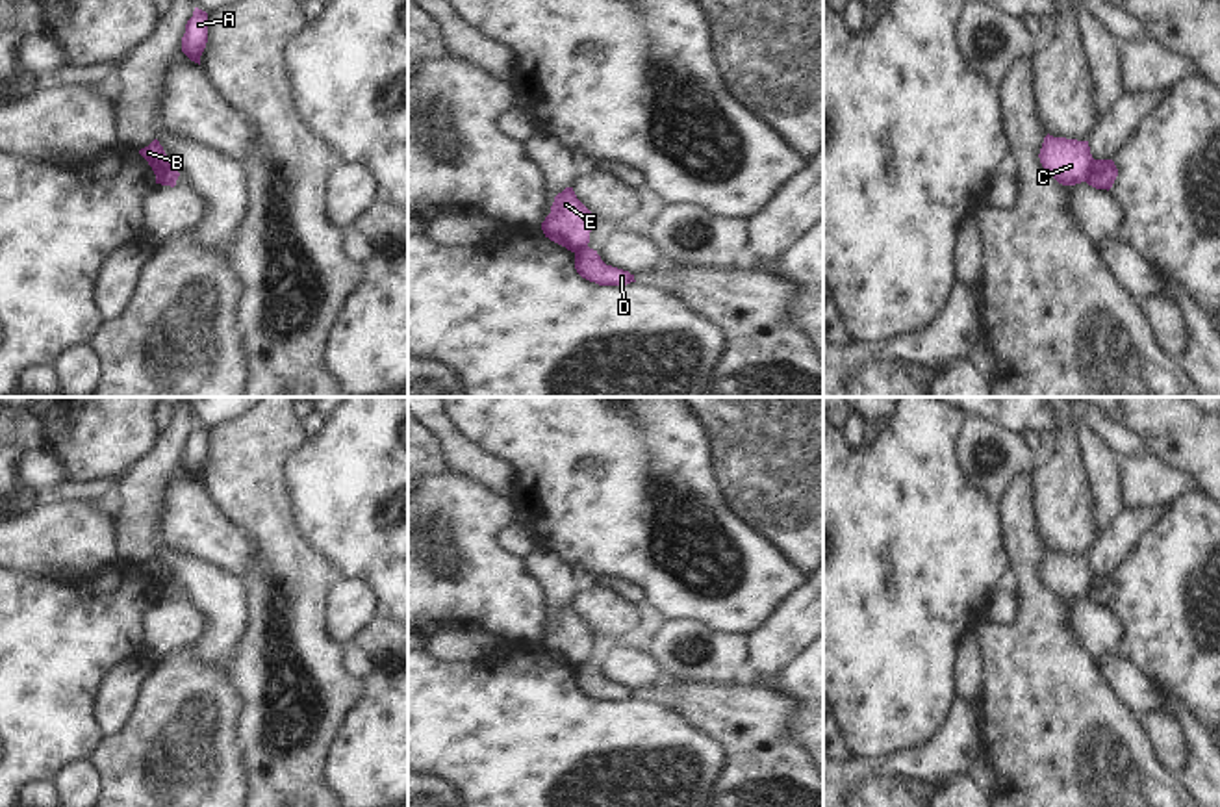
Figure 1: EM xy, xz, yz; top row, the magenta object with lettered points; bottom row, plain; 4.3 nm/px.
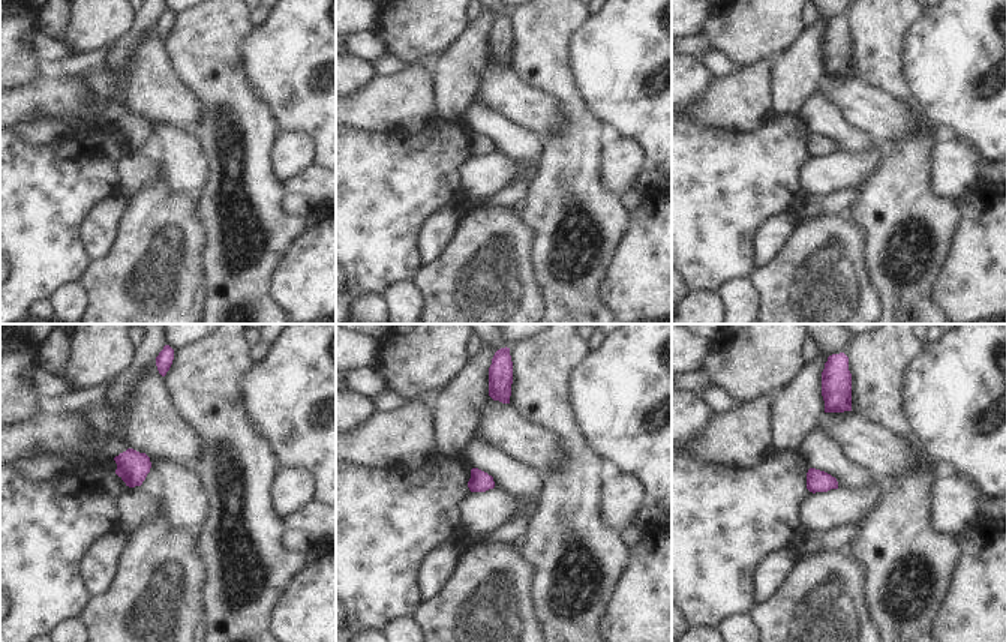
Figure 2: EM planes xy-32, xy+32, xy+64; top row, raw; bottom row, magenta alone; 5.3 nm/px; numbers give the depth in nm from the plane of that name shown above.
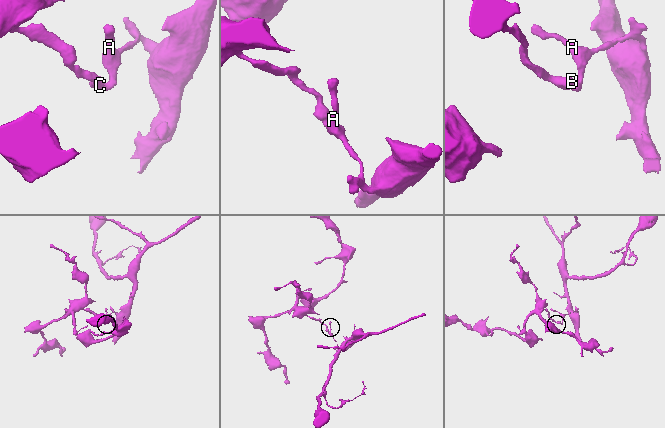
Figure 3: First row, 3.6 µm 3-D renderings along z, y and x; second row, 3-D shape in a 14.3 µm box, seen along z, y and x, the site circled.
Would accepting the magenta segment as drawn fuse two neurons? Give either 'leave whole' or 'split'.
split

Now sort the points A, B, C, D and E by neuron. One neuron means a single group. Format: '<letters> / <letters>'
A D / B C E

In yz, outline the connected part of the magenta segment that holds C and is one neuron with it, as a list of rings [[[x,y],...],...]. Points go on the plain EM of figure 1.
[[[1046,551],[1040,579],[1062,601],[1087,597],[1094,573],[1088,557]]]

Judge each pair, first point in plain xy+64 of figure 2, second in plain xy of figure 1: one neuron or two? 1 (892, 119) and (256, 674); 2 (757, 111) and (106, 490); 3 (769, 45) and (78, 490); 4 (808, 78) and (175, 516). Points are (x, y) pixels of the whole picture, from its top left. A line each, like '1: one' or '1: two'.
1: two
2: two
3: two
4: two

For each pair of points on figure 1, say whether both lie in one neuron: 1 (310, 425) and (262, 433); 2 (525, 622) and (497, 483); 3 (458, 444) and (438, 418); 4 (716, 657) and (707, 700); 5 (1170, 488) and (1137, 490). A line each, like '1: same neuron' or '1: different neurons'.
1: different neurons
2: different neurons
3: same neuron
4: different neurons
5: same neuron

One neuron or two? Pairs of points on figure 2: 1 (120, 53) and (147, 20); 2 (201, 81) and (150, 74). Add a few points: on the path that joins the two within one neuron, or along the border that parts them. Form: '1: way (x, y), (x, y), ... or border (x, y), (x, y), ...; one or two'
1: way (126, 45), (141, 27); one
2: border (164, 47), (176, 75), (197, 98), (200, 108); two

